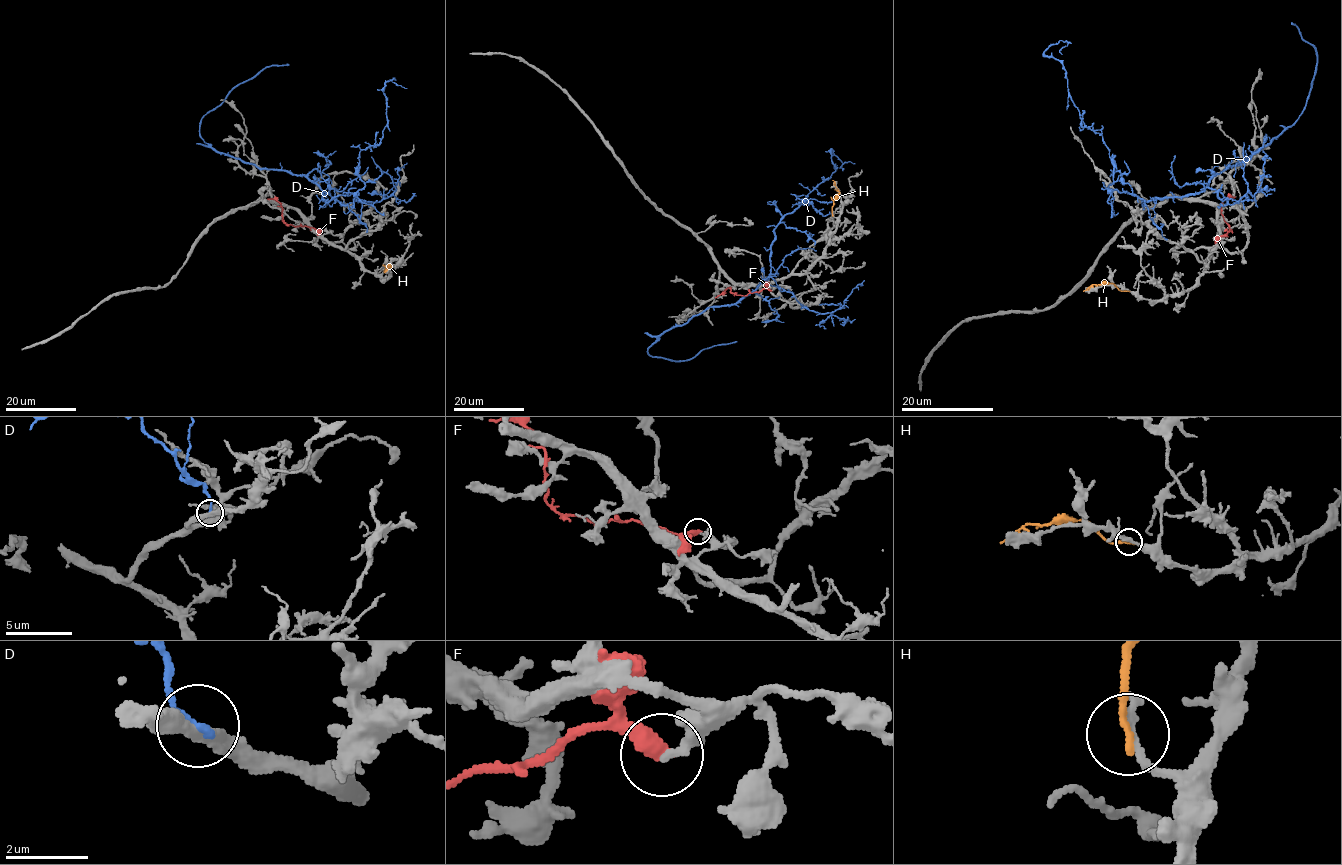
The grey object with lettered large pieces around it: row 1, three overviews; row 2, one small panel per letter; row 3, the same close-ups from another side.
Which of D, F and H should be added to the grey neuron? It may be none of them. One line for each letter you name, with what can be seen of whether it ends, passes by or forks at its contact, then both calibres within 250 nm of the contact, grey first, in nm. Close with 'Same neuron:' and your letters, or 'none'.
Same neuron: none

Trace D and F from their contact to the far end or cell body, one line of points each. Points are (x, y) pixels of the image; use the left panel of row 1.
D: (366, 231), (306, 176), (244, 163), (201, 137), (201, 119), (233, 88), (289, 64)
F: (323, 229), (286, 224), (282, 206), (275, 199), (267, 199)

